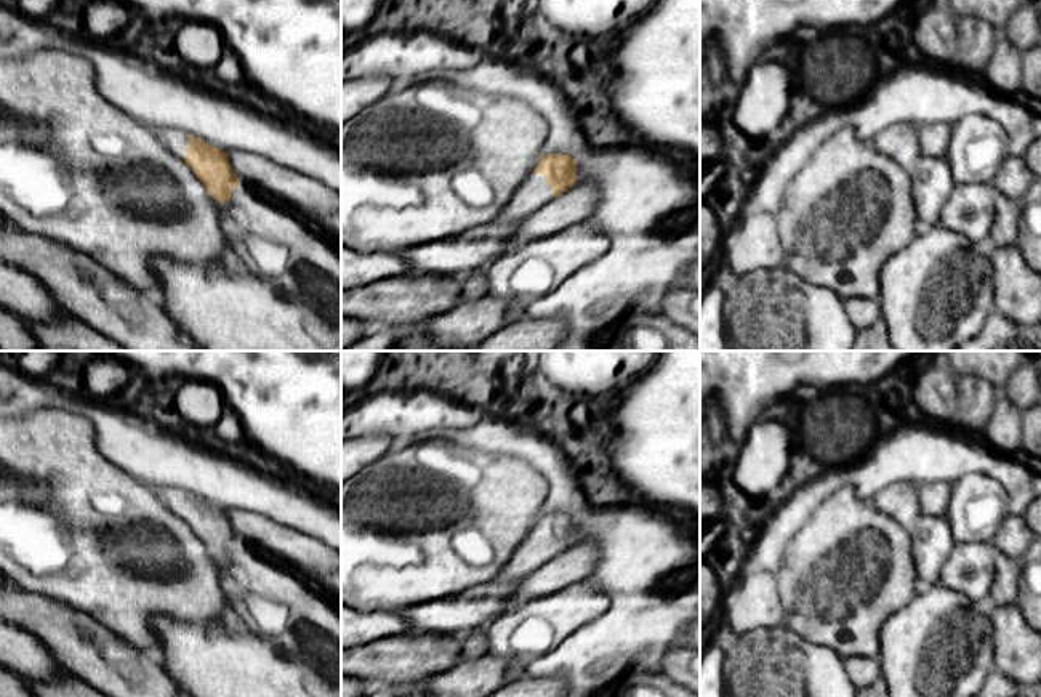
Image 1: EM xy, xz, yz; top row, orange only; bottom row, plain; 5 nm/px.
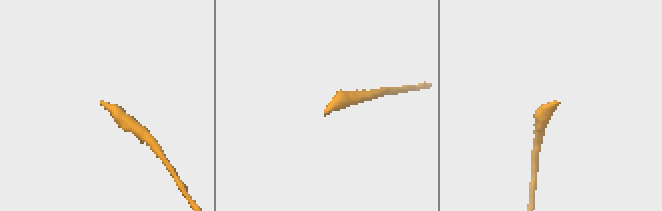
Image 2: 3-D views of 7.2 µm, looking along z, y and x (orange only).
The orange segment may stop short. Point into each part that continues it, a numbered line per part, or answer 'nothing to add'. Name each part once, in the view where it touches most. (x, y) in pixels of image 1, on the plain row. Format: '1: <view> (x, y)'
1: xz (535, 551)

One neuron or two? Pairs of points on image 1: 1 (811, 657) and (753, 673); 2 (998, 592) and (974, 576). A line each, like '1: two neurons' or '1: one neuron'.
1: one neuron
2: two neurons

